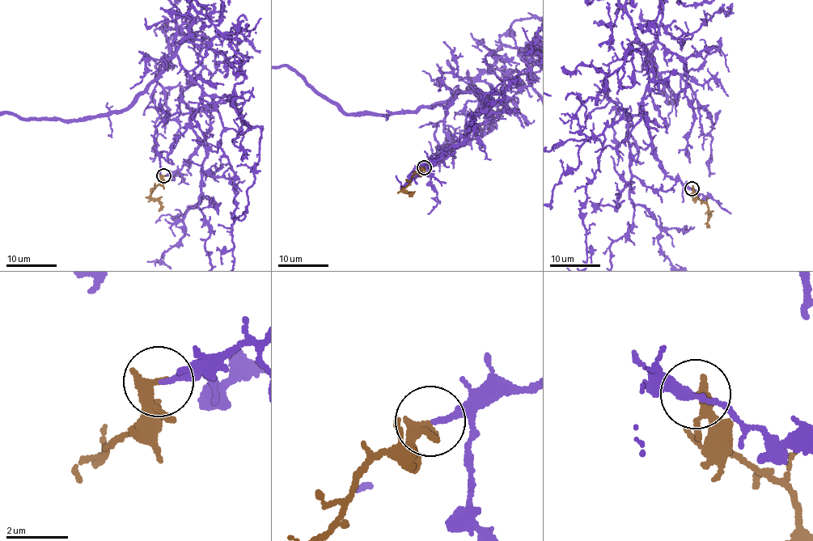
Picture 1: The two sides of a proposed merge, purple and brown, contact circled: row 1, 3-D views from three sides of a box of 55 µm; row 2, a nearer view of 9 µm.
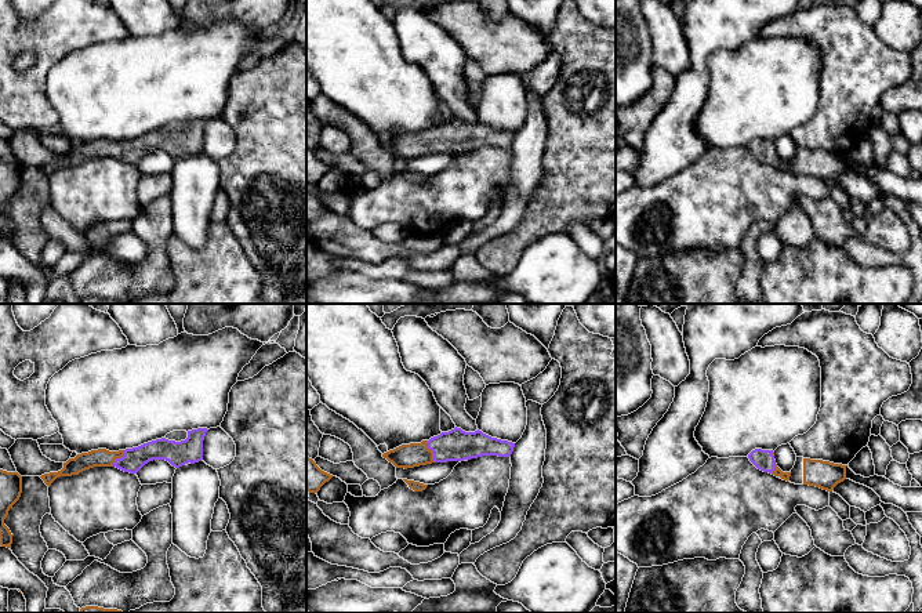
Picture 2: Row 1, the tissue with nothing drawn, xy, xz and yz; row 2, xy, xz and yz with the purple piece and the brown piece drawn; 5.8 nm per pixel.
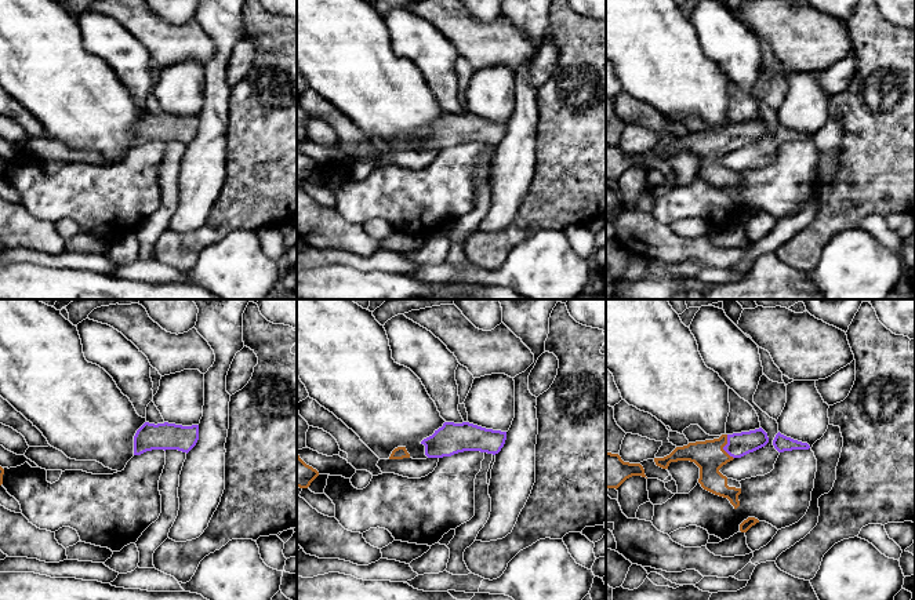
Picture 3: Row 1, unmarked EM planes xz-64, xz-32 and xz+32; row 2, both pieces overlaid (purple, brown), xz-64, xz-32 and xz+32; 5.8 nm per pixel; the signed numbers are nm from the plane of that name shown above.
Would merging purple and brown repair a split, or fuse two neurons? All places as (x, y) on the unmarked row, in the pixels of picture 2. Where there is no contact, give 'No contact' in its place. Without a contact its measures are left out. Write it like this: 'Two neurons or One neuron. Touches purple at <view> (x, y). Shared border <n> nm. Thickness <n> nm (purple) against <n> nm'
One neuron. Touches purple at xz (432, 141). Shared border 140 nm. Thickness 190 nm (purple) against 140 nm

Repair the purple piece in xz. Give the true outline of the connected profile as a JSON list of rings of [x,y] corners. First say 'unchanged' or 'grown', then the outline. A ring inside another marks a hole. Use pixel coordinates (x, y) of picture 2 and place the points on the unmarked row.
grown | [[[454,119],[421,134],[402,135],[382,145],[396,159],[414,159],[432,153],[464,152],[482,146],[511,148],[515,134],[491,128],[482,121]]]

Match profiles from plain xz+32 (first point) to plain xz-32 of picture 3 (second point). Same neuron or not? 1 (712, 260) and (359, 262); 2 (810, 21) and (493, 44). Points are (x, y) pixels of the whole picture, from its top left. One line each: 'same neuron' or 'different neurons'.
1: different neurons
2: same neuron

